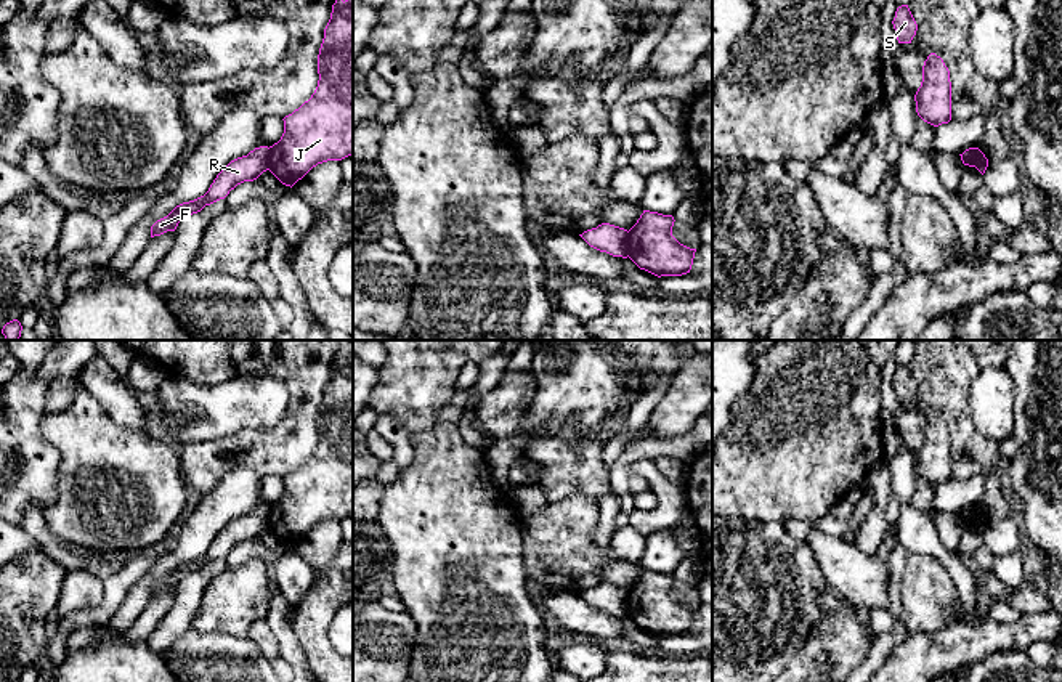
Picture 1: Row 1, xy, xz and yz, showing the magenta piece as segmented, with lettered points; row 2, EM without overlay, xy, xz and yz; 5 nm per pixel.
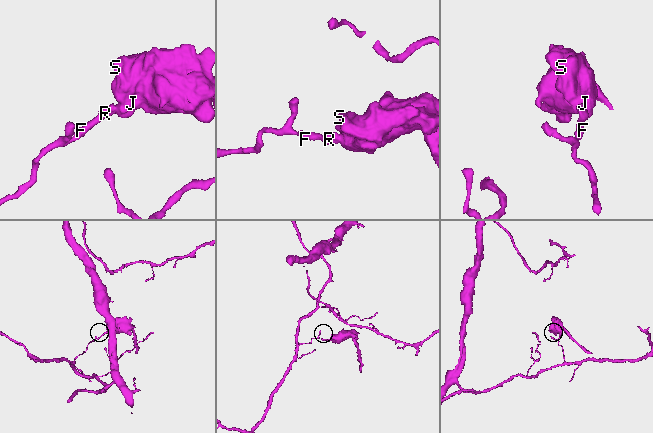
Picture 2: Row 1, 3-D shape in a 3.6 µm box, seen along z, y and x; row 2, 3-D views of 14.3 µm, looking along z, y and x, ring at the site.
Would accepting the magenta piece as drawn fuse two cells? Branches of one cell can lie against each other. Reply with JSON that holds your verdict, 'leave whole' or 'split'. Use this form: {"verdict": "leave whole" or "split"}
{"verdict": "split"}

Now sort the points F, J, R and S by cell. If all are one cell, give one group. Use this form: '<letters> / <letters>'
F R / J S

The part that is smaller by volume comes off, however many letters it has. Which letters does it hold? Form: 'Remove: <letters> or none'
Remove: J, S

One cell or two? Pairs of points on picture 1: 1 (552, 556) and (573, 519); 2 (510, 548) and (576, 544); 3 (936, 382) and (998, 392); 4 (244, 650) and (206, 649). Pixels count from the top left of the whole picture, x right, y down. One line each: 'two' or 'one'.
1: one
2: two
3: two
4: one

